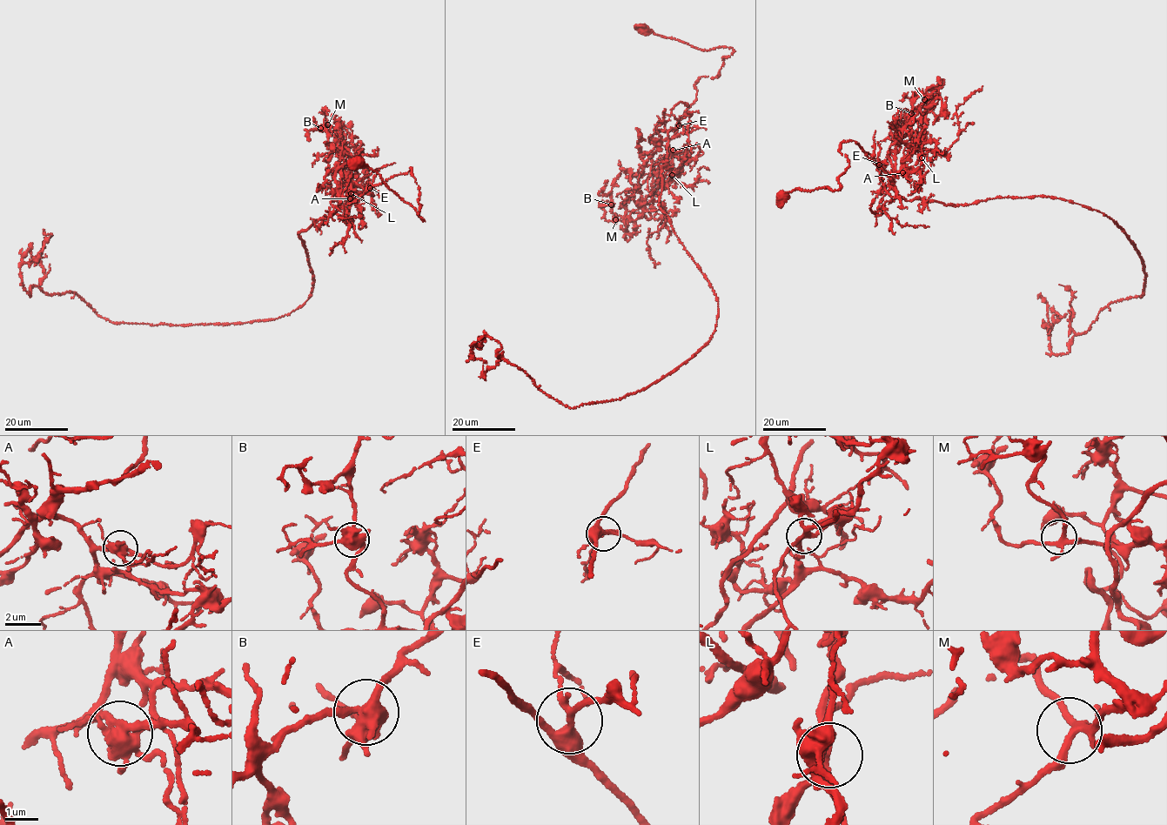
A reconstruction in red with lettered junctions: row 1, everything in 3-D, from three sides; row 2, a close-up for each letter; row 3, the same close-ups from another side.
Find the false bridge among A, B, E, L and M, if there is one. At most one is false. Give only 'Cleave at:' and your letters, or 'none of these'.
Cleave at: A

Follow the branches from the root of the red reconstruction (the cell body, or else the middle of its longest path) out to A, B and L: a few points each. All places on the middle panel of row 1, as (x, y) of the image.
A: (646, 30), (705, 50), (734, 50), (718, 77), (695, 83), (696, 100), (675, 135), (660, 143), (672, 150)
B: (646, 30), (734, 50), (718, 77), (699, 79), (675, 135), (647, 161), (642, 205), (627, 221), (612, 204)
L: (646, 30), (705, 50), (734, 50), (718, 77), (699, 79), (675, 135), (660, 143), (686, 158), (672, 175)

